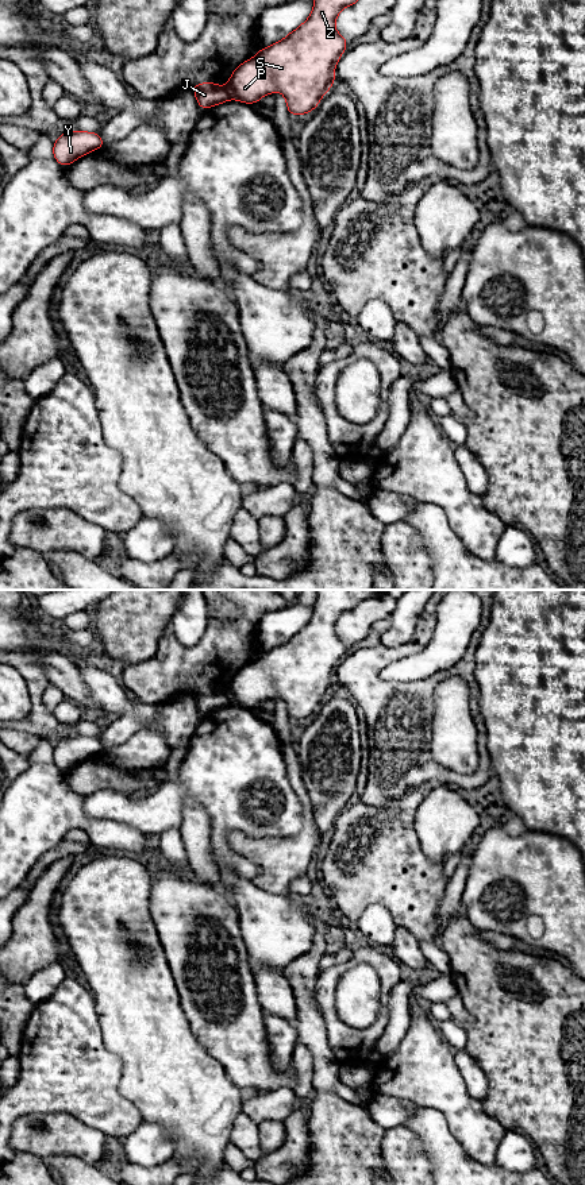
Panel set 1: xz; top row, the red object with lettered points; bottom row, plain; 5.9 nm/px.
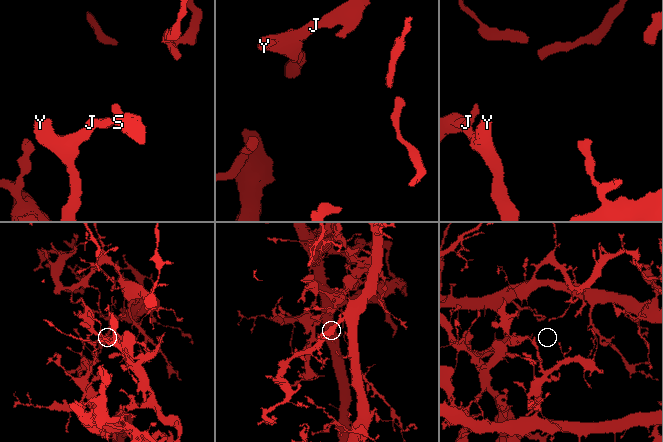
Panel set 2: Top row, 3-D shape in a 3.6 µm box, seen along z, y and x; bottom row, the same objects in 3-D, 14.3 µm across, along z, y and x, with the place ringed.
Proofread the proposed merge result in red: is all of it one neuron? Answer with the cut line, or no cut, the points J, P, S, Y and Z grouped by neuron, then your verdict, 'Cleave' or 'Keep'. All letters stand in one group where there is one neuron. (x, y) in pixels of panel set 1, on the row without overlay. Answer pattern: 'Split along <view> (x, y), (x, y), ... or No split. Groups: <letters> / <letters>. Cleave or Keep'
Split along xz (224, 691), (231, 703). Groups: J Y / P S Z. Cleave

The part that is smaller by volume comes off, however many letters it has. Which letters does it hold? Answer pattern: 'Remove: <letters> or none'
Remove: P, S, Z

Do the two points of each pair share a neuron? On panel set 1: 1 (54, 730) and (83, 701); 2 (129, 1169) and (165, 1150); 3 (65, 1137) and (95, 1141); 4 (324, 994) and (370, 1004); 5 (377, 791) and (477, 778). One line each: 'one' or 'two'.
1: two
2: two
3: one
4: two
5: one

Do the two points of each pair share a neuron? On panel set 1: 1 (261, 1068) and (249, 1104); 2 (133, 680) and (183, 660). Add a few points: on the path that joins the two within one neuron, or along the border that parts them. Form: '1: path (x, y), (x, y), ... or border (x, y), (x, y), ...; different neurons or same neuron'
1: border (285, 1085), (254, 1093); different neurons
2: path (145, 679), (158, 679), (170, 671); same neuron

